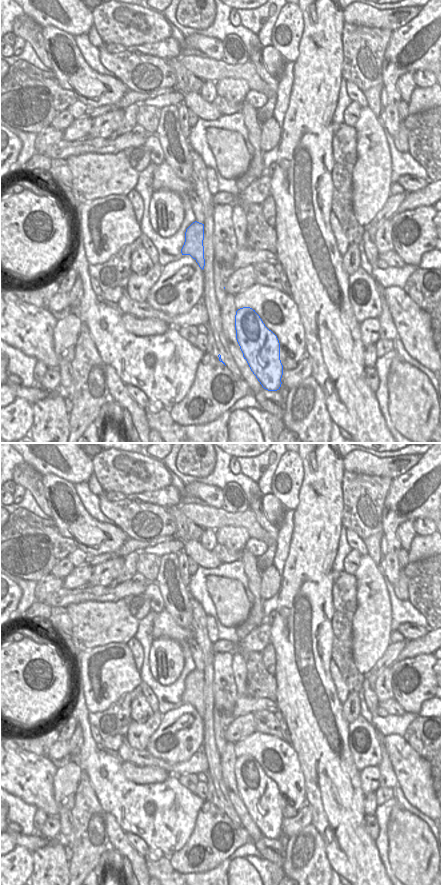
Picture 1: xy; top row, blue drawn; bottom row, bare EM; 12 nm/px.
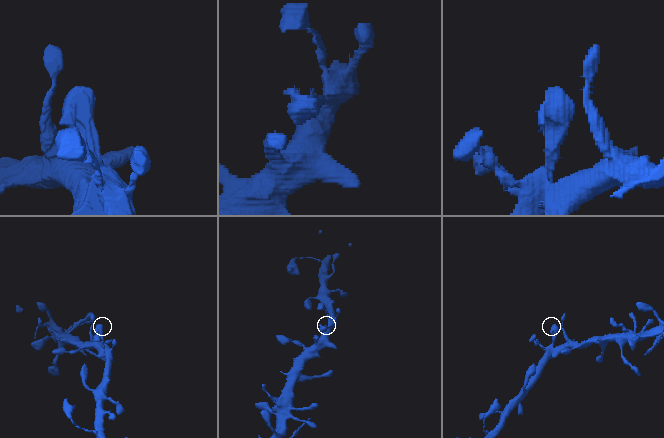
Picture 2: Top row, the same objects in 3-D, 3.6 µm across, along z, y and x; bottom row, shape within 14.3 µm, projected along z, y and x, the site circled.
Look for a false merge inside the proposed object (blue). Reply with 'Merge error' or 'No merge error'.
Merge error.

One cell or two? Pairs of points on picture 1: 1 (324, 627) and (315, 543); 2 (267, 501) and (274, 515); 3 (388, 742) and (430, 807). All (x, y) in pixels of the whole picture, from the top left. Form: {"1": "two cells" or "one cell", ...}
{"1": "one cell", "2": "one cell", "3": "one cell"}

